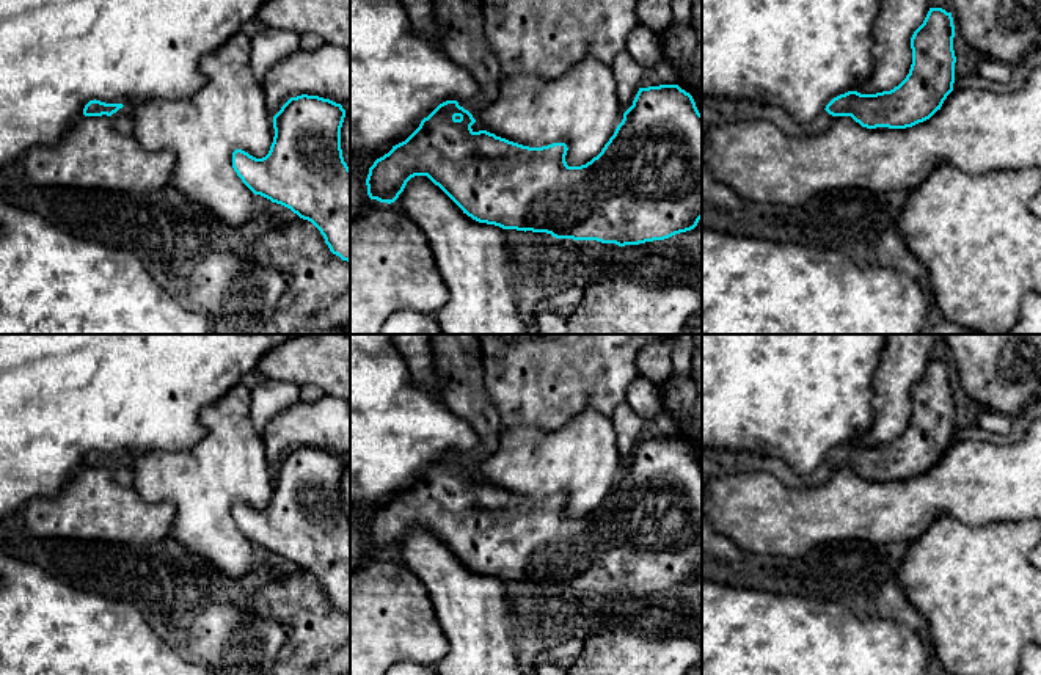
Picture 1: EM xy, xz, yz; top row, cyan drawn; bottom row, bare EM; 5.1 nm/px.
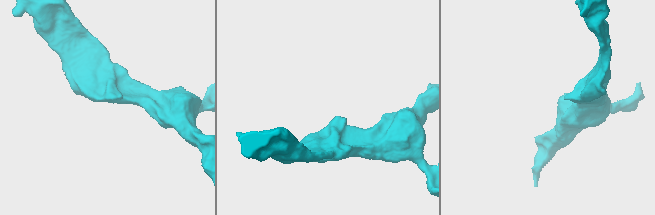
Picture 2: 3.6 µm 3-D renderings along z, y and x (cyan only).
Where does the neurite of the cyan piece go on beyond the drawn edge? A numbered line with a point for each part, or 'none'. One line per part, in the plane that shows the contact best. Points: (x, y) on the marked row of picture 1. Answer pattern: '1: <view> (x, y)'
1: xz (467, 46)

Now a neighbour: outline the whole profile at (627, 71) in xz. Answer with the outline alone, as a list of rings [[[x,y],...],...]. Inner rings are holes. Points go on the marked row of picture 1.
[[[623,50],[612,61],[611,71],[617,82],[617,93],[625,113],[633,105],[633,100],[641,88],[645,68],[641,66],[626,50]]]

